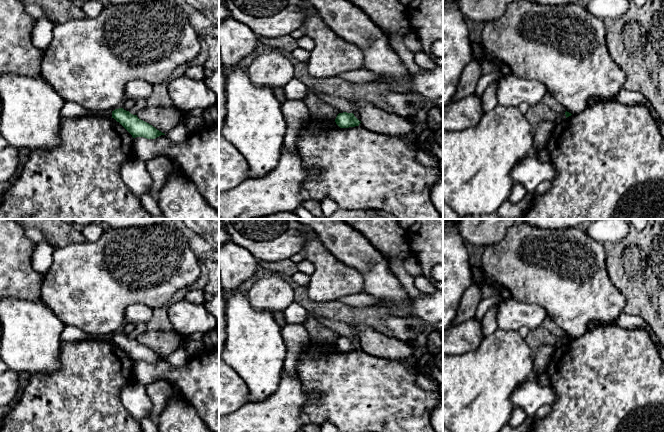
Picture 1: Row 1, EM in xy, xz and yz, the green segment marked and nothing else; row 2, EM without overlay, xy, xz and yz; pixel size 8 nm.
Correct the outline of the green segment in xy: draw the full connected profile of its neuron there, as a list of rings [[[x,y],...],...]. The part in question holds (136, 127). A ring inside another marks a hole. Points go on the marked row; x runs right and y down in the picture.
[[[123,108],[112,111],[112,118],[119,122],[133,138],[144,137],[147,139],[155,139],[161,135],[165,135],[149,123],[139,119],[137,115],[133,115]]]

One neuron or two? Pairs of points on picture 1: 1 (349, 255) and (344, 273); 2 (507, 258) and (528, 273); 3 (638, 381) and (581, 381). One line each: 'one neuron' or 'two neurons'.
1: two neurons
2: one neuron
3: one neuron

